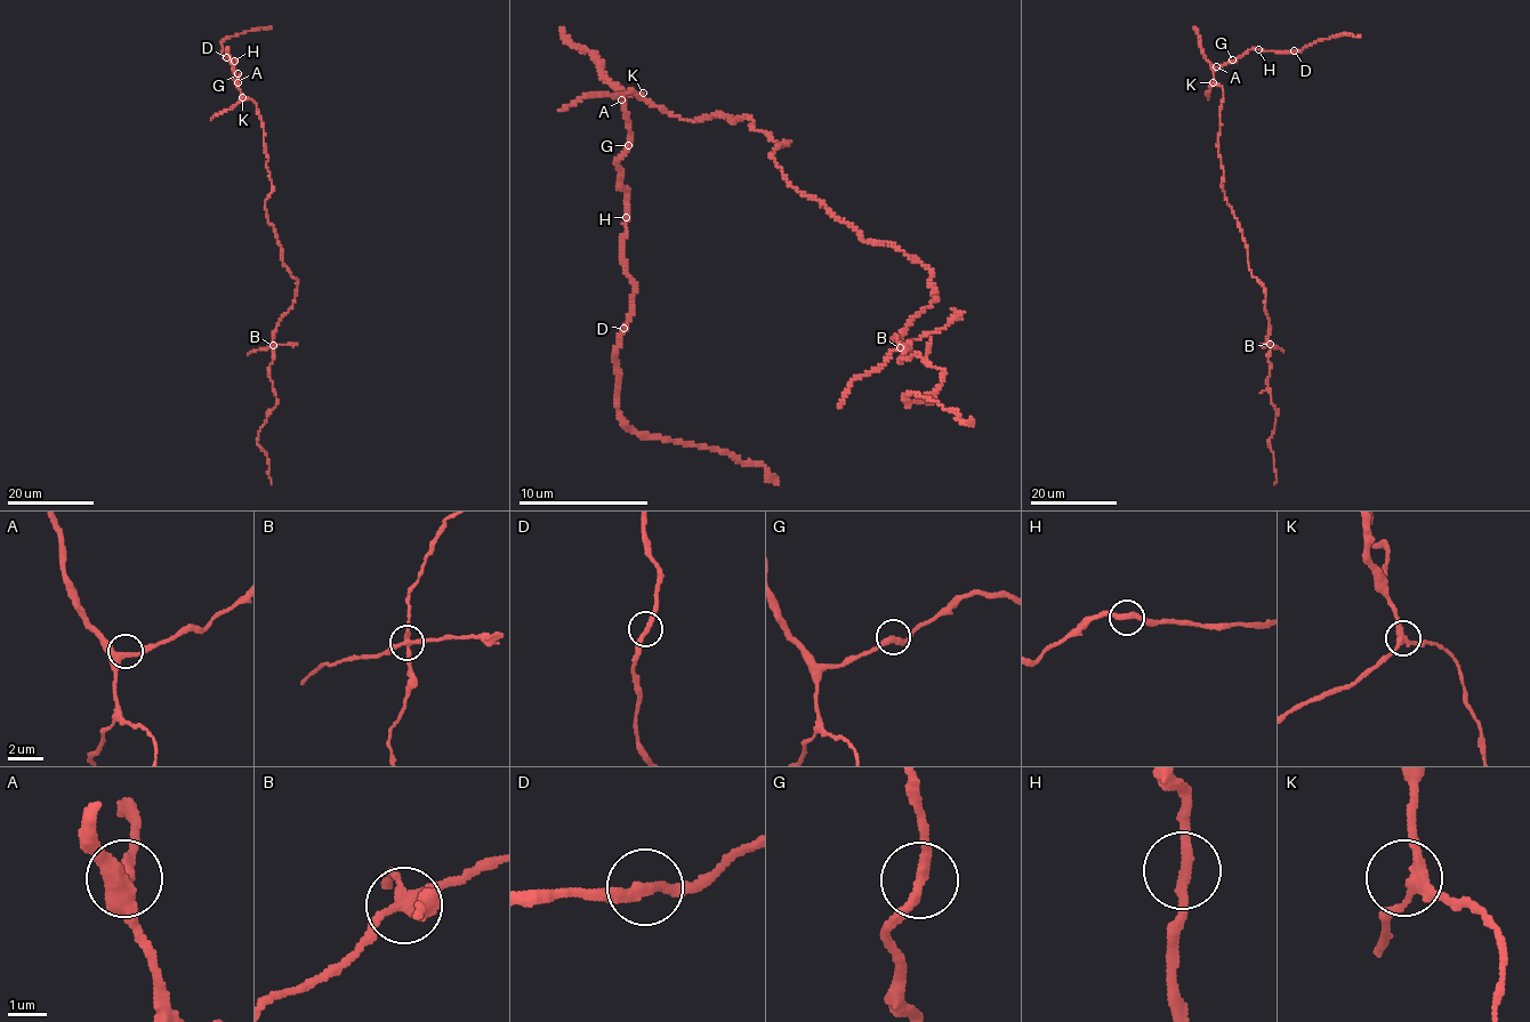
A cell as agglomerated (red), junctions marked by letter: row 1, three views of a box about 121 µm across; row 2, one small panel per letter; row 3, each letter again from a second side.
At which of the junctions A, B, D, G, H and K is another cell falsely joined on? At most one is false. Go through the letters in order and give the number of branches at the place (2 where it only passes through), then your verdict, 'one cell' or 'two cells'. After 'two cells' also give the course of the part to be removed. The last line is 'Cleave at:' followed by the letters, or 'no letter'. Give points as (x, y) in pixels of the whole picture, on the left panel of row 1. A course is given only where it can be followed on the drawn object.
A: 3 branches meet; one cell
B: 4 branches meet; two cells; foreign part runs (273, 346), (247, 355)
D: 2 branches meet; one cell
G: 2 branches meet; one cell
H: 2 branches meet; one cell
K: 3 branches meet; one cell
Cleave at: B

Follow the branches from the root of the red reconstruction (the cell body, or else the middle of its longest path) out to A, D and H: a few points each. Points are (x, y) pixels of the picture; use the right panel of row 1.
A: (1226, 196), (1217, 143), (1223, 91), (1213, 78), (1216, 66)
D: (1226, 196), (1217, 143), (1223, 91), (1215, 82), (1214, 70), (1253, 49), (1294, 50)
H: (1226, 196), (1217, 143), (1223, 91), (1215, 82), (1213, 73), (1216, 67), (1237, 61), (1249, 50), (1258, 49)

